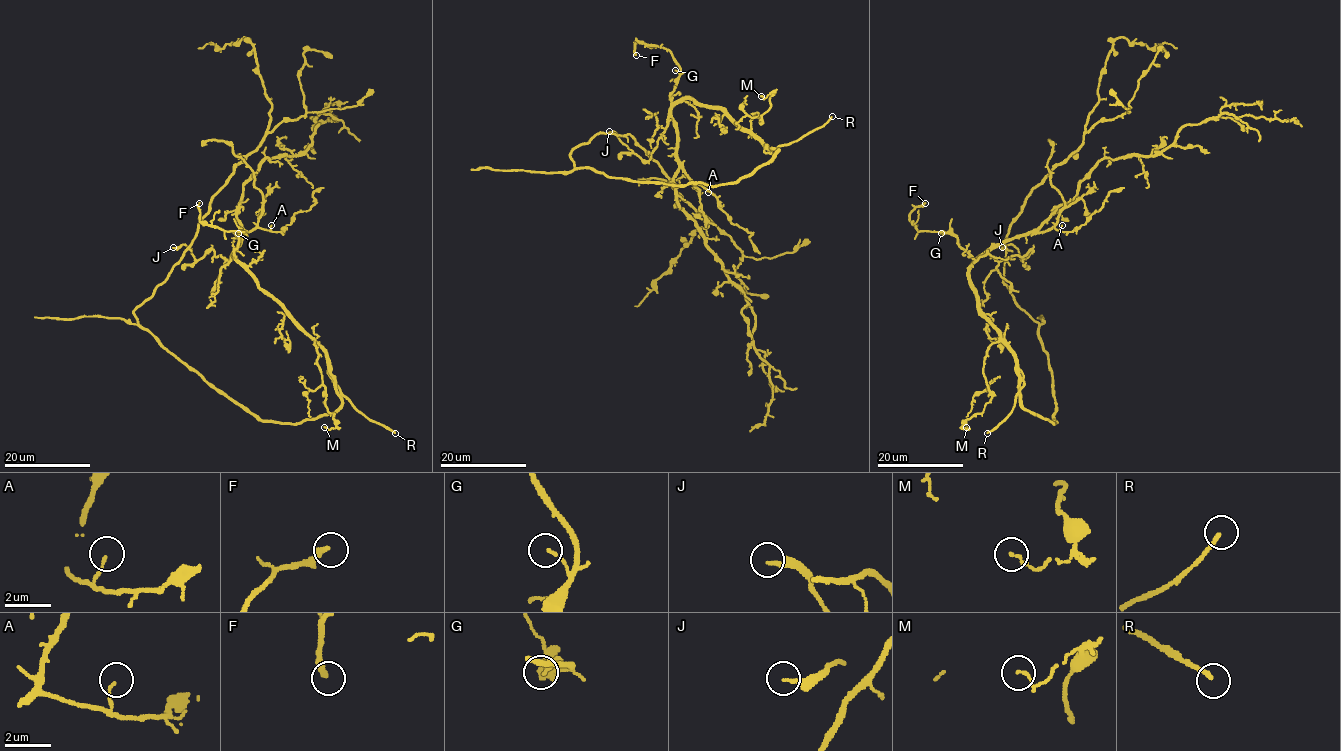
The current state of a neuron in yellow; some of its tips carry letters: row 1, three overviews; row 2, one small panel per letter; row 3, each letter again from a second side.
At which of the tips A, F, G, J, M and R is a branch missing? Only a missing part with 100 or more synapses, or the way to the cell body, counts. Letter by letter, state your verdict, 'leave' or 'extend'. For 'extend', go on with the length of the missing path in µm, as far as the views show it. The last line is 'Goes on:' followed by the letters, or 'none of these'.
A: leave
F: leave
G: leave
J: leave
M: leave
R: leave
Goes on: none of these

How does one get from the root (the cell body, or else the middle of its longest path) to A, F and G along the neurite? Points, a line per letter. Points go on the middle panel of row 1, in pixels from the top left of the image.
A: (740, 180), (778, 150), (763, 144), (720, 109), (683, 99), (671, 109), (678, 164), (708, 192)
F: (740, 180), (778, 150), (720, 109), (691, 99), (672, 102), (680, 66), (668, 50), (636, 39), (636, 55)
G: (740, 180), (778, 150), (763, 144), (720, 109), (691, 99), (672, 102), (679, 76), (675, 70)

